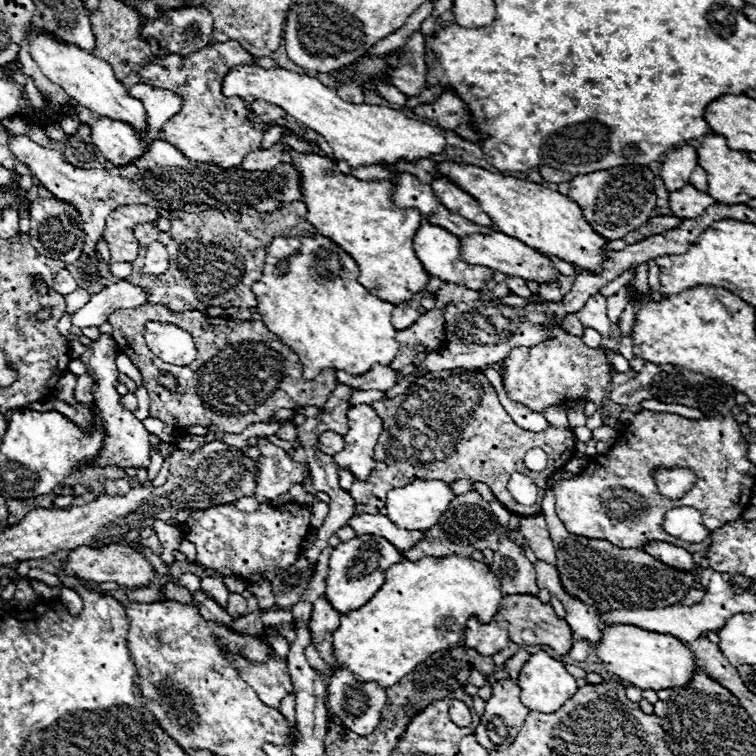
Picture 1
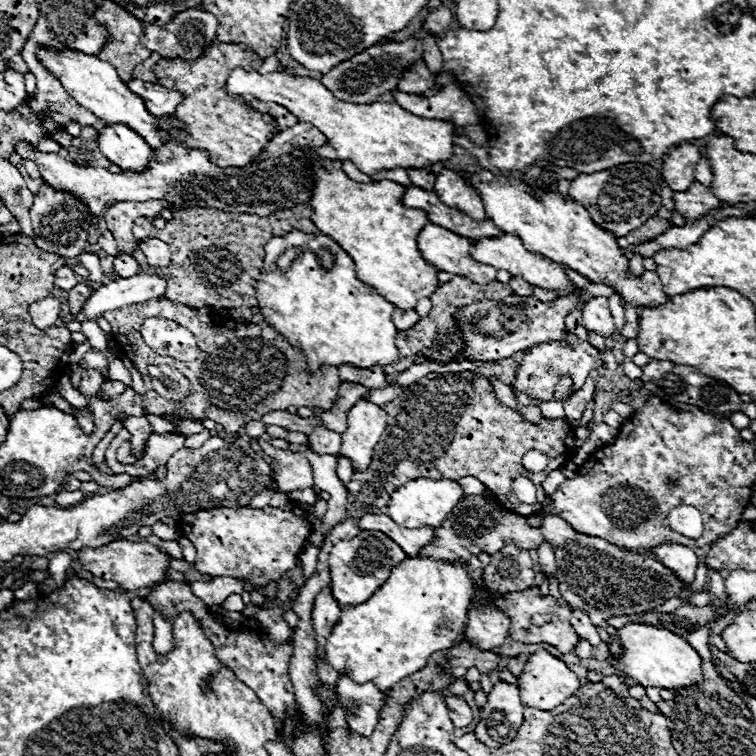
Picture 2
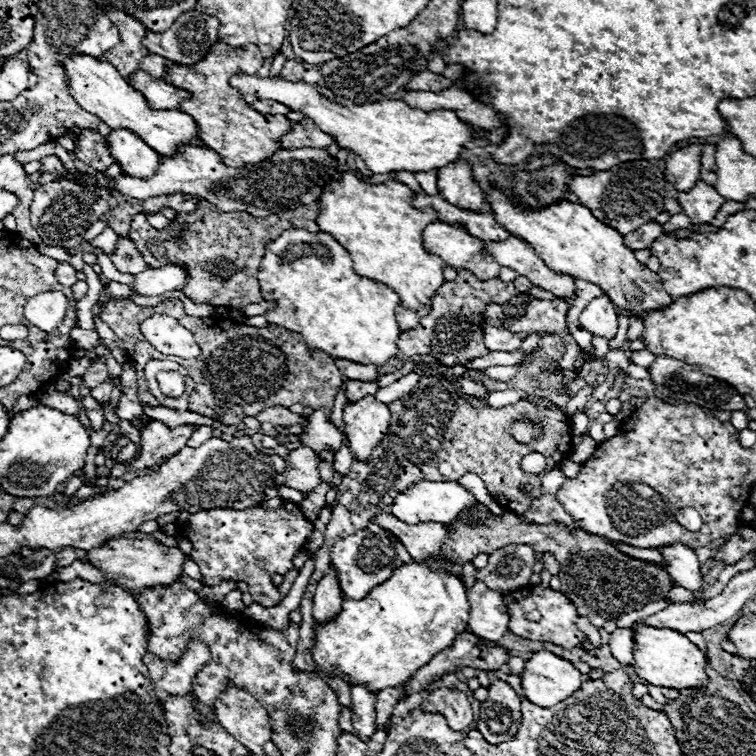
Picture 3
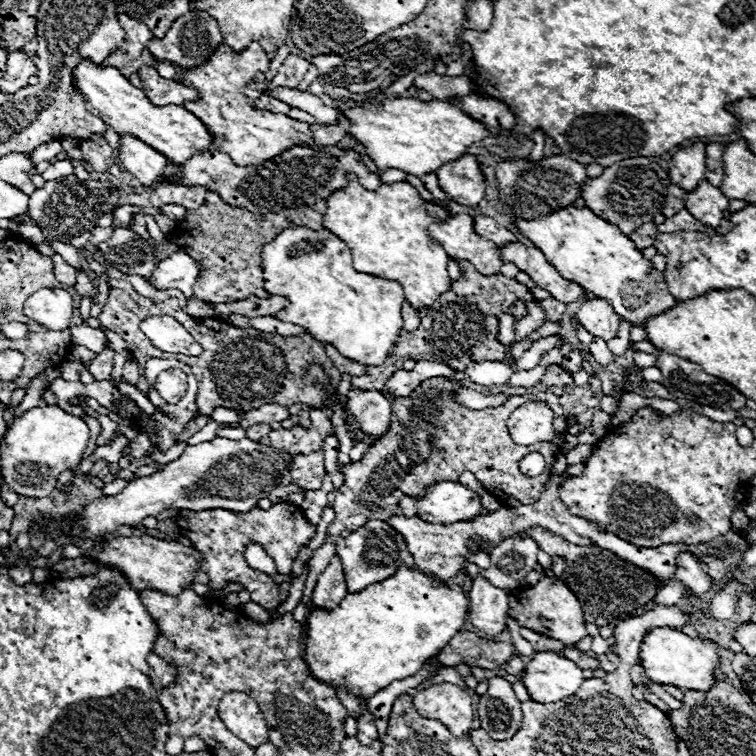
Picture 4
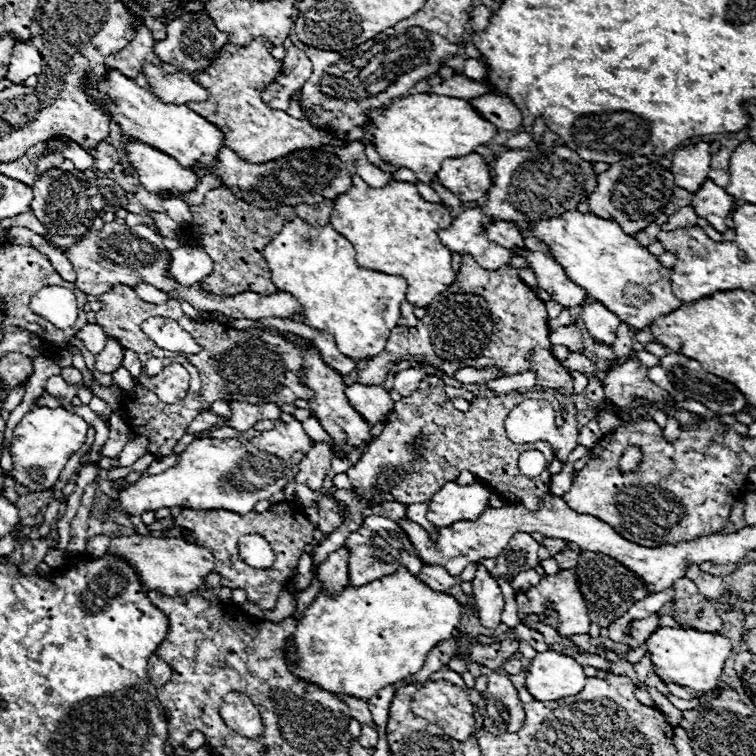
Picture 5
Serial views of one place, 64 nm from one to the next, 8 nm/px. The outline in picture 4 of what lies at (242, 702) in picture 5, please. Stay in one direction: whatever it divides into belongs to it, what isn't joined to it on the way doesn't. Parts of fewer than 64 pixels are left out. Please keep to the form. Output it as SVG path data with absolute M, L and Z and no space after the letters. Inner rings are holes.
M230 692L220 700L218 714L226 728L250 746L260 746L268 738L268 726L258 704L244 692Z

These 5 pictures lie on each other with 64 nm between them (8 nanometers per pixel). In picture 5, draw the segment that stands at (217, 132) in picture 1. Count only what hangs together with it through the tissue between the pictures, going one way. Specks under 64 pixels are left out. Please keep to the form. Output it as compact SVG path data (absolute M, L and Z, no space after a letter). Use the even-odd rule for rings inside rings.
M254 38L248 46L234 46L228 44L220 50L218 58L214 60L214 64L204 70L202 74L196 74L198 82L208 88L210 98L204 102L190 102L188 106L198 112L200 116L208 118L210 122L214 122L216 126L220 126L226 132L226 140L224 146L232 148L234 152L238 152L244 160L248 162L270 162L276 158L282 158L284 154L290 154L294 150L306 150L306 148L322 148L322 146L348 146L346 138L334 138L334 134L330 134L328 130L318 130L314 128L308 120L300 120L300 118L292 118L290 114L286 114L284 110L274 110L270 108L264 100L262 94L266 90L266 86L270 82L274 82L274 78L282 72L282 60L276 60L270 50L264 46L262 38Z

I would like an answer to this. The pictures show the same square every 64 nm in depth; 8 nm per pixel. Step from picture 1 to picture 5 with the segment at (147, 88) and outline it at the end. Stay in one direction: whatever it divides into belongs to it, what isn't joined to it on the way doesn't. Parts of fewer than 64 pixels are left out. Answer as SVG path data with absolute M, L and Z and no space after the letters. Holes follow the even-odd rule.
M146 64L144 74L150 86L154 88L154 94L162 102L186 104L186 102L202 102L210 96L208 90L194 80L194 74L184 74L180 70L174 74L164 74L164 70L154 64Z

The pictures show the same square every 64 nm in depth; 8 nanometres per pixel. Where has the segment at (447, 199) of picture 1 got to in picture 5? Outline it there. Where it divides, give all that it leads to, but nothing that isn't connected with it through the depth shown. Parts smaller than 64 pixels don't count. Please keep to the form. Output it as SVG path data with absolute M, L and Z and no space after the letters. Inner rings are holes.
M468 154L466 158L450 158L438 172L438 182L456 194L462 202L476 202L486 196L492 178L490 166L480 154Z

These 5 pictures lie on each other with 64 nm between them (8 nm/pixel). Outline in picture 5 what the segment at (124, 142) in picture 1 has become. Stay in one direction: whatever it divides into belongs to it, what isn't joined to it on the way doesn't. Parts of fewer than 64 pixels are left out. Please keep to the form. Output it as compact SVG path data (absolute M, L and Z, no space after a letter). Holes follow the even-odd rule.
M130 142L126 146L126 160L136 168L140 184L154 194L188 194L200 184L200 178L192 170L182 168L172 156L142 142Z

